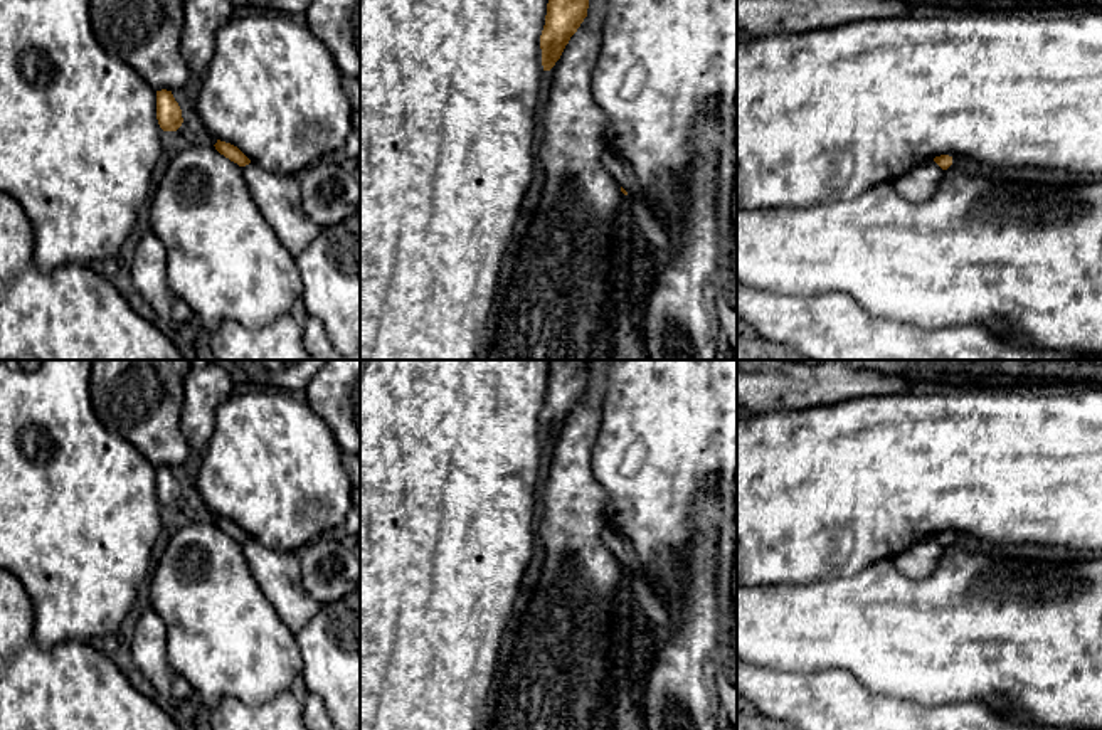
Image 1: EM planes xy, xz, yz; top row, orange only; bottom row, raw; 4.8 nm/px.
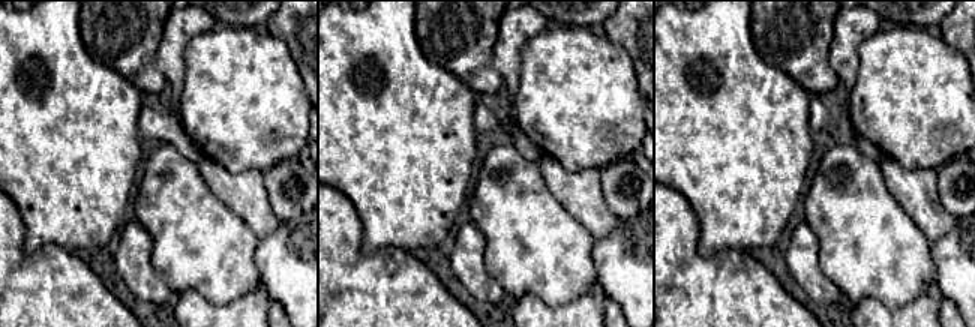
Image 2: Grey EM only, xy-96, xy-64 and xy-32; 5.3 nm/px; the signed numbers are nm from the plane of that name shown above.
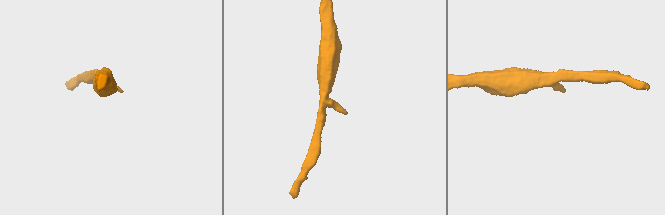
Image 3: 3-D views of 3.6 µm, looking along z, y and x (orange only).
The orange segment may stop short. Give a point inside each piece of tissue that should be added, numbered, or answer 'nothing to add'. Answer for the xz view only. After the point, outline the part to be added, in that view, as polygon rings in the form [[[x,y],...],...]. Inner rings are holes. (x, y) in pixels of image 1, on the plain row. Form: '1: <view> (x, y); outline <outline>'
nothing to add

